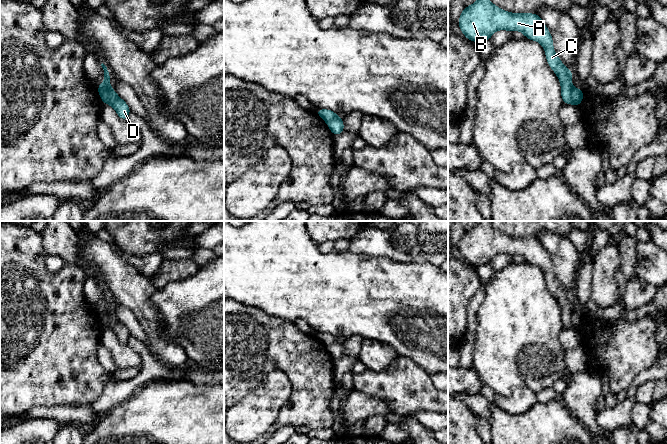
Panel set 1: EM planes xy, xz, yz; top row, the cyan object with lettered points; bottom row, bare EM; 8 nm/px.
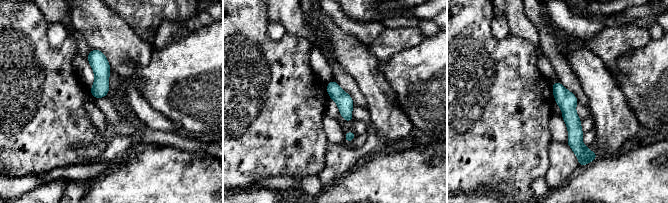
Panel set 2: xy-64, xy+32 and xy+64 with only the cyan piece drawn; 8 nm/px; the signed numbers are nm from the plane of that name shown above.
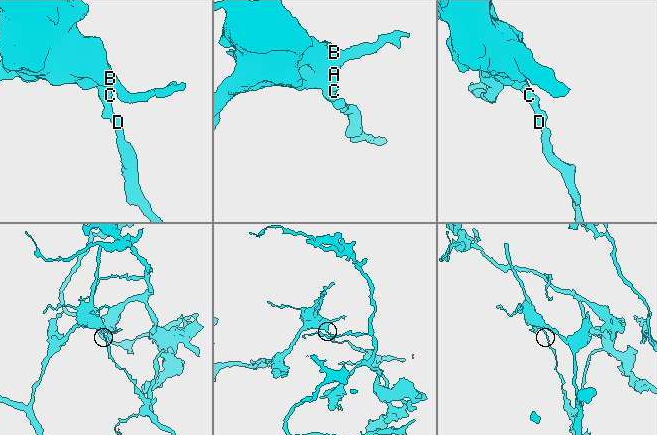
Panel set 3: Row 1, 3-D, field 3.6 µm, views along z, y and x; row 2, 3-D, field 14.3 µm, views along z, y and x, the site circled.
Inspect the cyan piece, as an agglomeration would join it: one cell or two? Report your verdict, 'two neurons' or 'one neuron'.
two neurons

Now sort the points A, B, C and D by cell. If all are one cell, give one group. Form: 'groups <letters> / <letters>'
groups A B C / D

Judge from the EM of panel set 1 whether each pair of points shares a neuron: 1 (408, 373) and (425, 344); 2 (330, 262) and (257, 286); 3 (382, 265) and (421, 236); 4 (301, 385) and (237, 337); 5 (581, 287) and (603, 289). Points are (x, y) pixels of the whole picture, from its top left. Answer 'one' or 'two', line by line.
1: two
2: one
3: two
4: one
5: two

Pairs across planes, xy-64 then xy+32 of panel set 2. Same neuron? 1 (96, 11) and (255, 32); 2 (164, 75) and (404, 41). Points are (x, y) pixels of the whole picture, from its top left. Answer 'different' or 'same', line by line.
1: different
2: different

